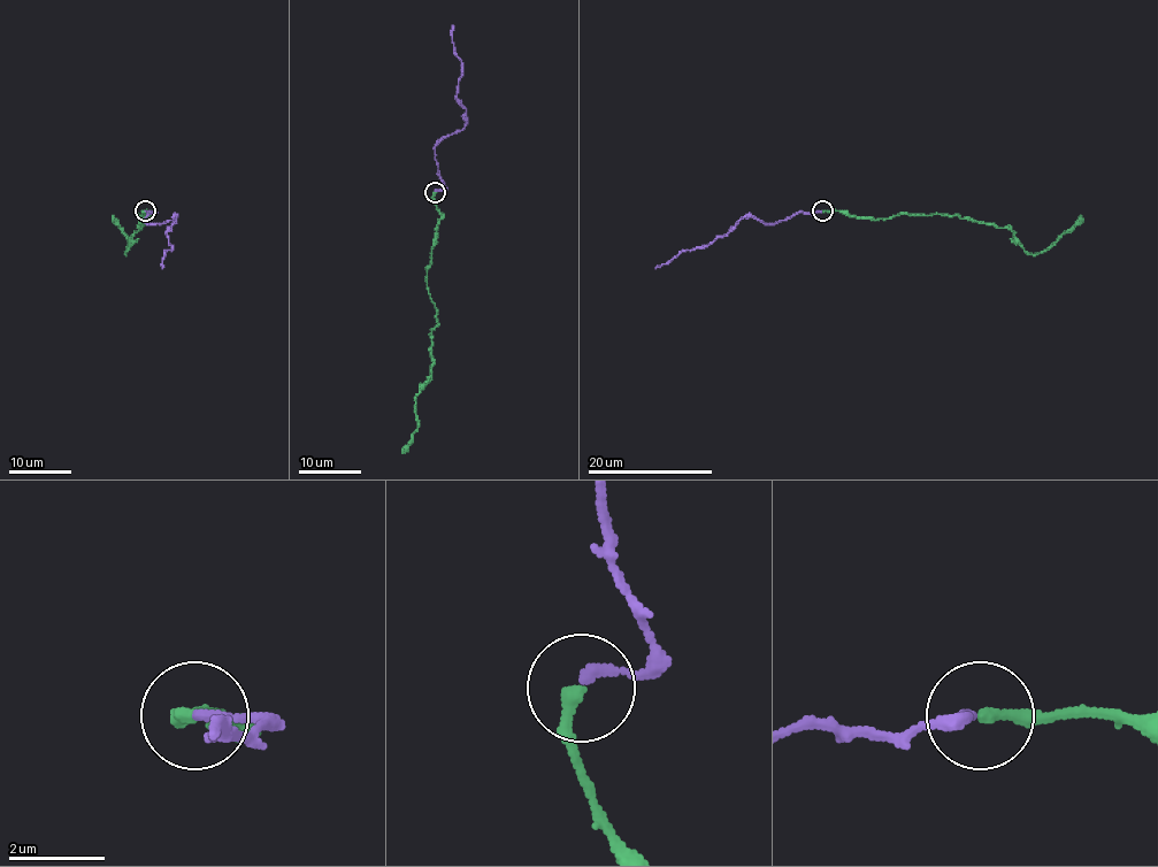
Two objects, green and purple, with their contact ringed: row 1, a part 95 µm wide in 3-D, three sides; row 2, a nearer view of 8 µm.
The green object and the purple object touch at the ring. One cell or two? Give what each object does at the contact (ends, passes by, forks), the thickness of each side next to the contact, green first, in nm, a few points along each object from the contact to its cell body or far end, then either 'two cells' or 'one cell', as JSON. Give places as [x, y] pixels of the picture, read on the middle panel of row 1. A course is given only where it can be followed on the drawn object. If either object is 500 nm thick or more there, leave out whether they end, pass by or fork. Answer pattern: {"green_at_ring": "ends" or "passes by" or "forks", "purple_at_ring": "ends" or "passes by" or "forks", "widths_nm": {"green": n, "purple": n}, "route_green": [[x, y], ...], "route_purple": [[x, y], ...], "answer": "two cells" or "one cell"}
{"green_at_ring": "ends", "purple_at_ring": "ends", "widths_nm": {"green": 280, "purple": 190}, "route_green": [[435, 192], [441, 219], [427, 269], [438, 325], [431, 331], [432, 363], [416, 396], [418, 428], [401, 451]], "route_purple": [[435, 191], [444, 188], [435, 147], [466, 122], [466, 108], [457, 96], [461, 60], [452, 25]], "answer": "one cell"}

